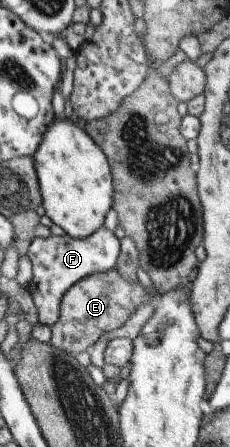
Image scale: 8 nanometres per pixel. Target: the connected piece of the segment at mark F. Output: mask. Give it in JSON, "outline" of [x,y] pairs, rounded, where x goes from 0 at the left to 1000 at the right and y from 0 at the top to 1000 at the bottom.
{"outline":[[[457,508],[400,521],[374,535],[330,535],[296,523],[222,526],[209,532],[148,532],[117,566],[139,588],[143,617],[122,635],[161,689],[165,718],[222,734],[261,718],[261,689],[278,658],[370,620],[478,606],[504,597],[522,575],[522,535]]]}

